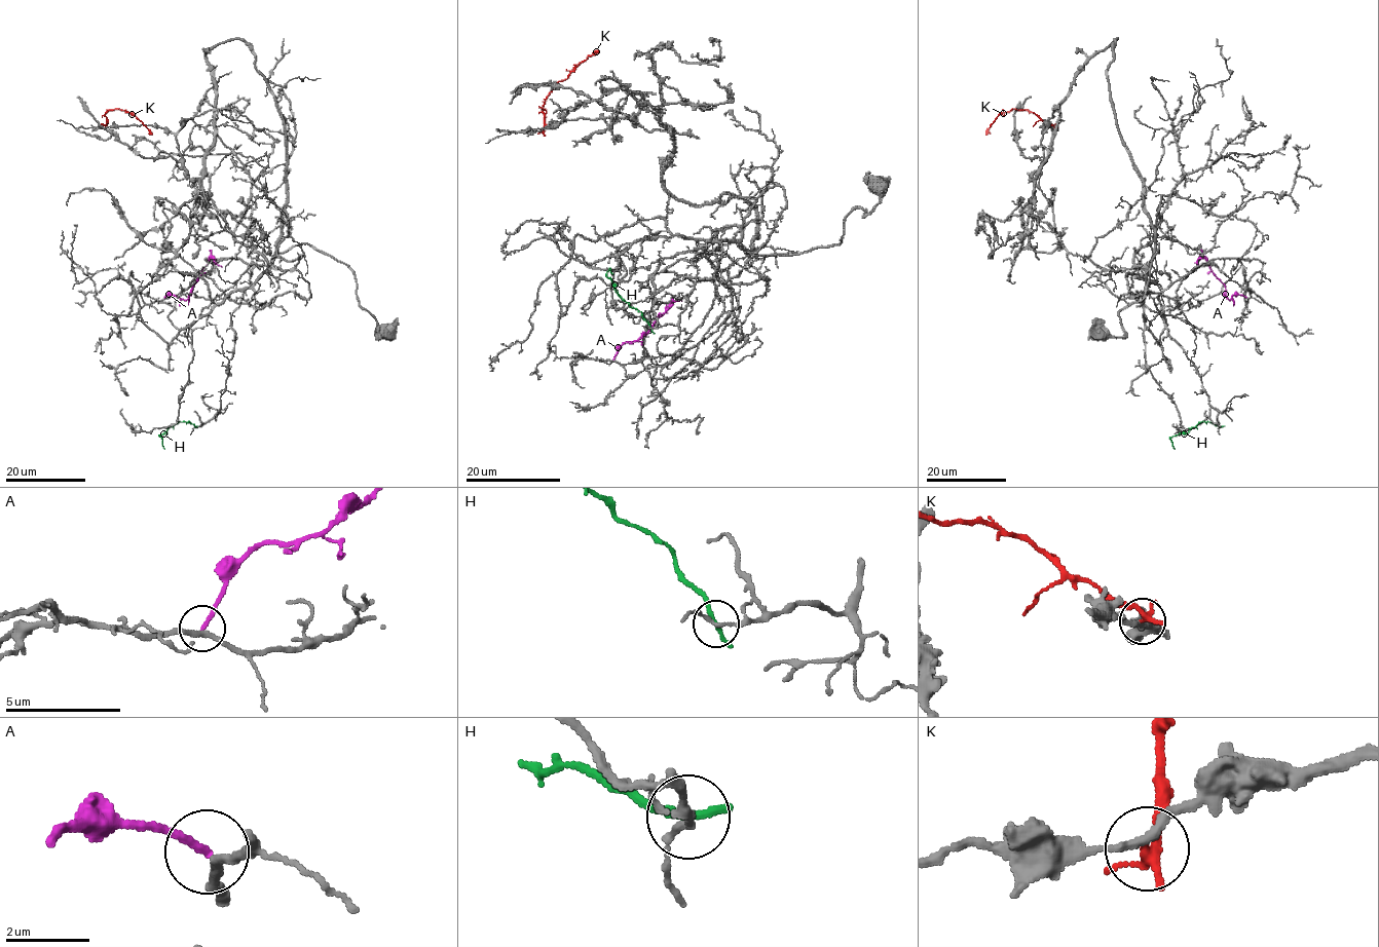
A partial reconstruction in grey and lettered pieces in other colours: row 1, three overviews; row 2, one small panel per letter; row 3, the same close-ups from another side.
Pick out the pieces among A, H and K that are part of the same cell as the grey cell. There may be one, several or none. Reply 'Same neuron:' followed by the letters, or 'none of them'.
Same neuron: none of them

